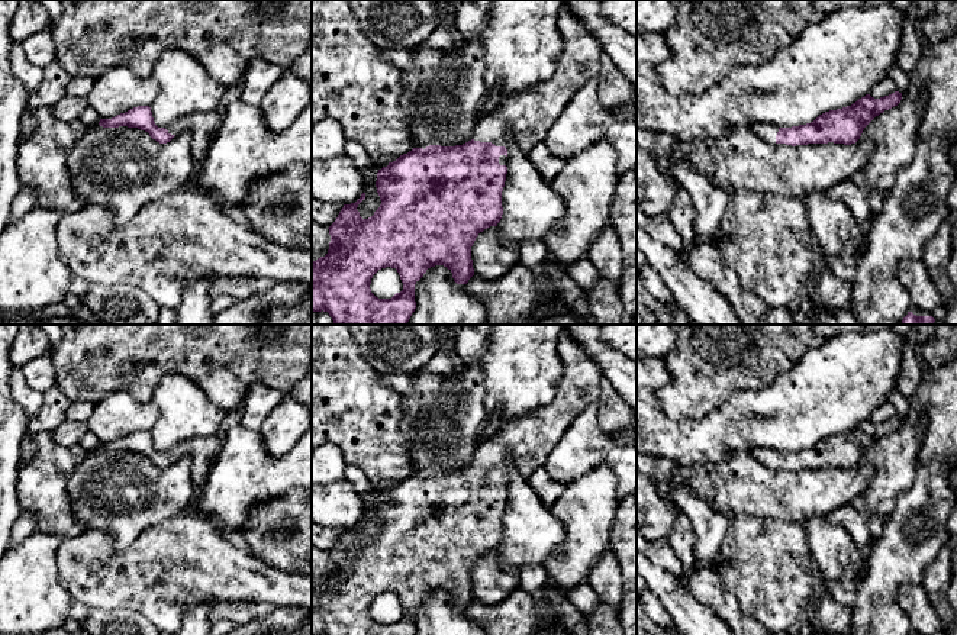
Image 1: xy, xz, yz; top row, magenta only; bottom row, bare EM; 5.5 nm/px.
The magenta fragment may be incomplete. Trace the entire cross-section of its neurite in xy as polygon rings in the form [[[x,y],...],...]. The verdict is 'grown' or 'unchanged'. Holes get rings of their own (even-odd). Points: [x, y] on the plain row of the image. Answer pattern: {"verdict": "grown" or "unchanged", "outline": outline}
{"verdict": "grown", "outline": [[[138,431],[112,444],[100,444],[103,452],[138,452],[149,458],[160,468],[170,467],[177,458],[190,455],[193,458],[193,481],[199,489],[204,487],[209,471],[222,448],[218,436],[199,436],[183,441],[165,452],[155,449],[149,431]]]}

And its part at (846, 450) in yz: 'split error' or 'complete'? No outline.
split error

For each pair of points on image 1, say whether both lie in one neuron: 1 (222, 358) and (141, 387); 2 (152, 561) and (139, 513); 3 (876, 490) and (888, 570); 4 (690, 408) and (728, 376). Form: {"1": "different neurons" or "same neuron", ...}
{"1": "same neuron", "2": "different neurons", "3": "different neurons", "4": "same neuron"}

